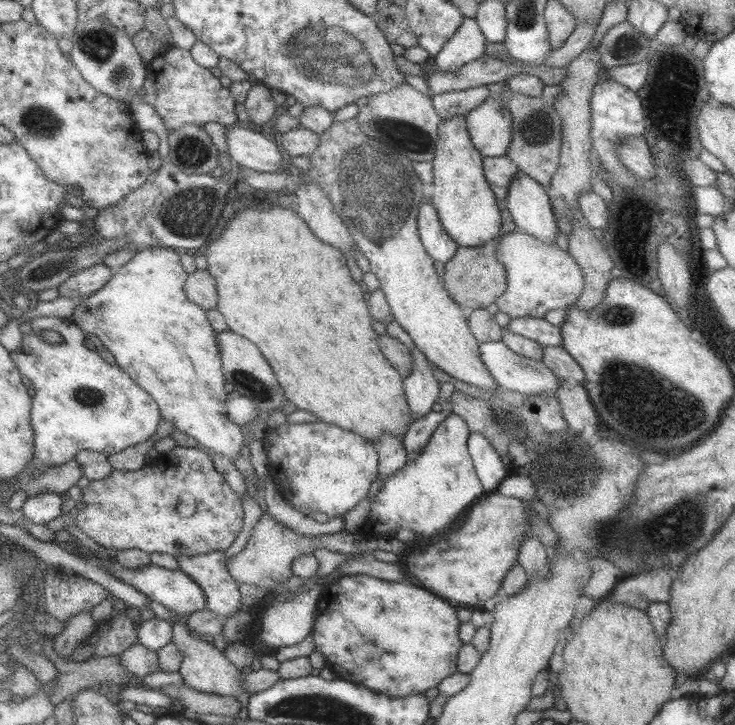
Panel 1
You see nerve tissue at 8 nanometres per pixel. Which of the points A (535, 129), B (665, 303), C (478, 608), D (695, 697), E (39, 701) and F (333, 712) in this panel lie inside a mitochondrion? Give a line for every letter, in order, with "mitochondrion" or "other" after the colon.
A: mitochondrion
B: other
C: other
D: other
E: other
F: mitochondrion

